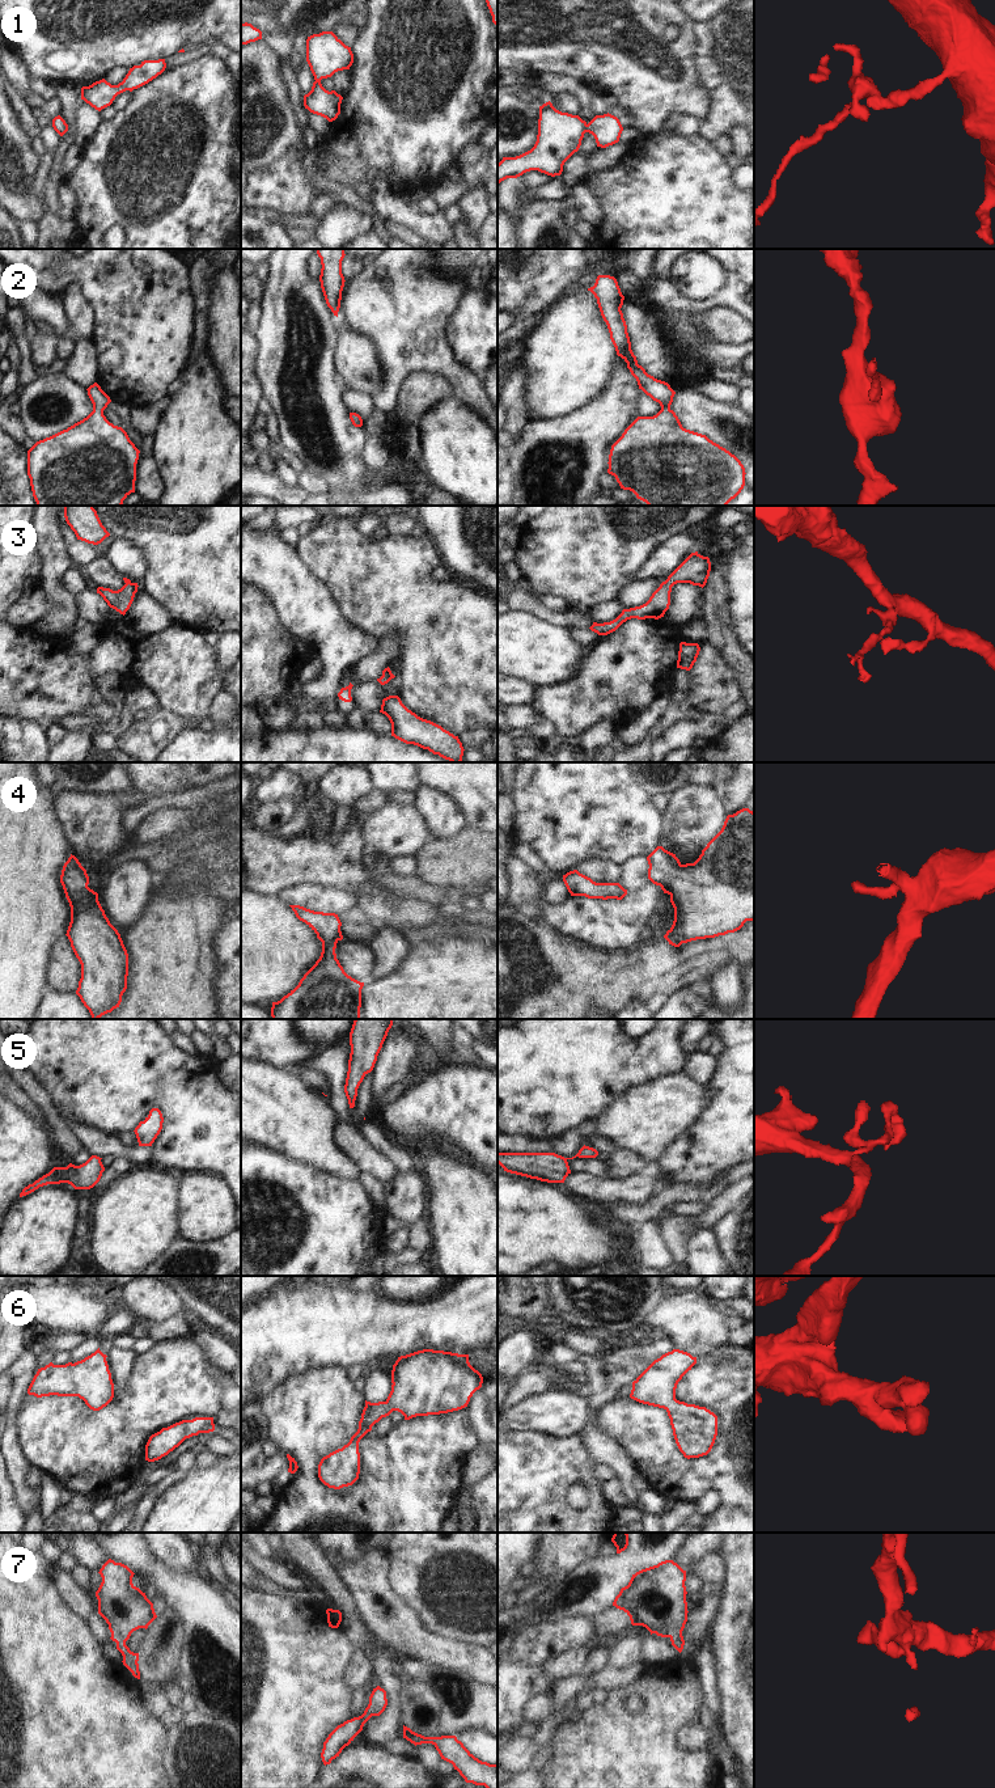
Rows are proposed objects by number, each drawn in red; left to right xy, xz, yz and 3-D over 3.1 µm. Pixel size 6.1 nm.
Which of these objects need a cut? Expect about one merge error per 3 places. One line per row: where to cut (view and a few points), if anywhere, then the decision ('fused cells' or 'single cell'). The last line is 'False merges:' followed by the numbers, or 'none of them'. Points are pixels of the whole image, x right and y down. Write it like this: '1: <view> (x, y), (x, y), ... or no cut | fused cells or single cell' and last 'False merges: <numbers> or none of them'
1: no cut | single cell
2: no cut | single cell
3: no cut | single cell
4: no cut | single cell
5: no cut | single cell
6: no cut | single cell
7: no cut | single cell
False merges: none of them

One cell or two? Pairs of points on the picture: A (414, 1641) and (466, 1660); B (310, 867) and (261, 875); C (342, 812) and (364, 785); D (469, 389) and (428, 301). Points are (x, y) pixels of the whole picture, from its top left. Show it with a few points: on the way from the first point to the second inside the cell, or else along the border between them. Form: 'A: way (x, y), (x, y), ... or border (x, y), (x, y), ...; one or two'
A: way (427, 1645), (453, 1653); one
B: way (299, 867), (272, 867); one
C: border (350, 806), (341, 807); two
D: way (447, 367), (428, 349), (428, 324); one

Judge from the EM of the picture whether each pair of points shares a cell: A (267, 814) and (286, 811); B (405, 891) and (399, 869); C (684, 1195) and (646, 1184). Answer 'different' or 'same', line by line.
A: same
B: different
C: different

